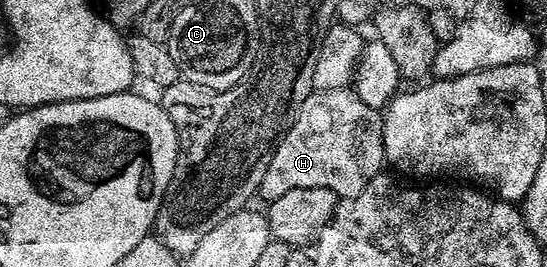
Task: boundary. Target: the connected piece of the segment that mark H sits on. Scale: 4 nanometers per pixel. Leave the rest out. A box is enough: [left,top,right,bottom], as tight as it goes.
[258,87,384,203]

